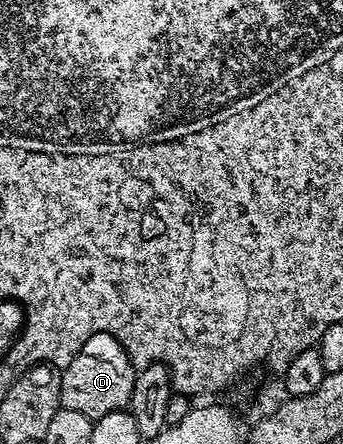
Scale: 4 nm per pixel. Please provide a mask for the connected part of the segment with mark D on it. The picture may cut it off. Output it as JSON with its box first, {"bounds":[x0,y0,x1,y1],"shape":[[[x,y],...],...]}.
{"bounds":[59,333,136,421],"shape":[[[97,333],[85,341],[81,350],[72,357],[71,364],[62,368],[59,379],[60,404],[77,413],[85,413],[85,417],[92,421],[124,410],[130,404],[136,374],[136,368],[131,366],[131,358],[123,344],[112,335]]]}

